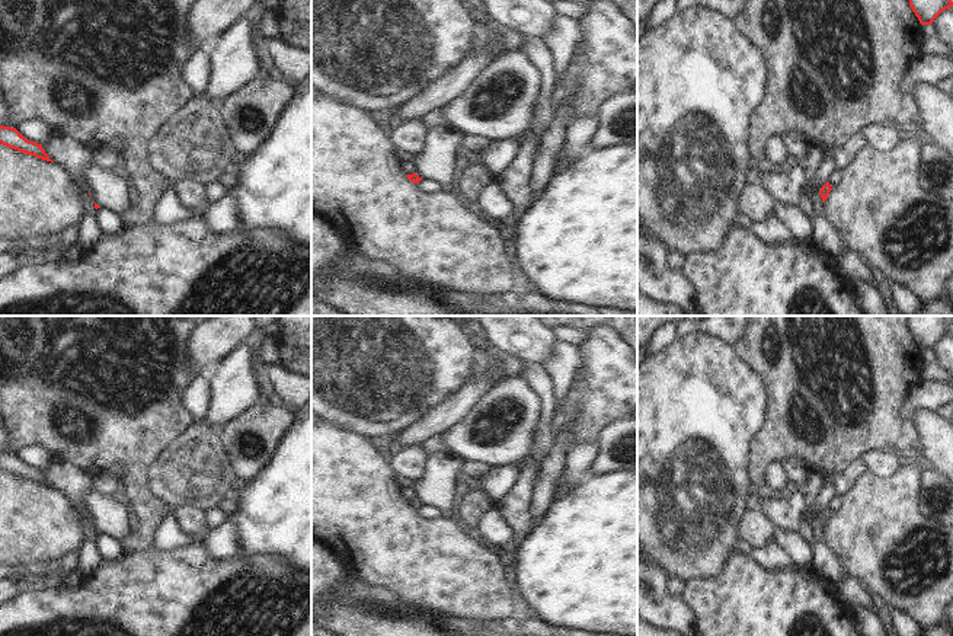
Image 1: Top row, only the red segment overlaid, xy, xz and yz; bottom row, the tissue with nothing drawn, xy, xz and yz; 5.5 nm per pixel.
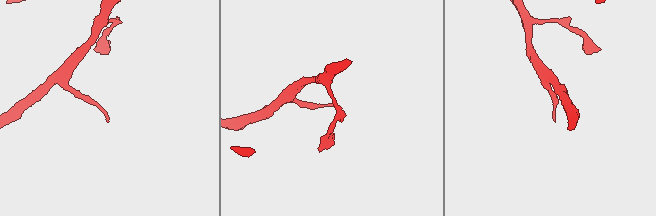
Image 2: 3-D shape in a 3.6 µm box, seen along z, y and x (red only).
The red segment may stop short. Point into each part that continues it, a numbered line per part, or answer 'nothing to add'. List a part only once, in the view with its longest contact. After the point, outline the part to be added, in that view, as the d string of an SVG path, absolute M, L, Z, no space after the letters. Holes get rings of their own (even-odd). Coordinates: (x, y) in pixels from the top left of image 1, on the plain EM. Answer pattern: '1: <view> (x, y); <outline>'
nothing to add

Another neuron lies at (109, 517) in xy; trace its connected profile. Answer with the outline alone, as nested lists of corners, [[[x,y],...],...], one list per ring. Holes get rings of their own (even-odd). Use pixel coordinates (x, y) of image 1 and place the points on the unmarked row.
[[[90,489],[86,495],[84,506],[90,522],[99,533],[111,536],[119,543],[131,533],[132,518],[127,505]]]

